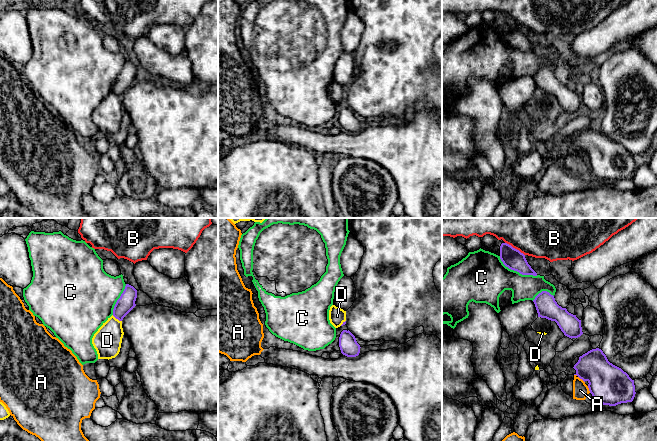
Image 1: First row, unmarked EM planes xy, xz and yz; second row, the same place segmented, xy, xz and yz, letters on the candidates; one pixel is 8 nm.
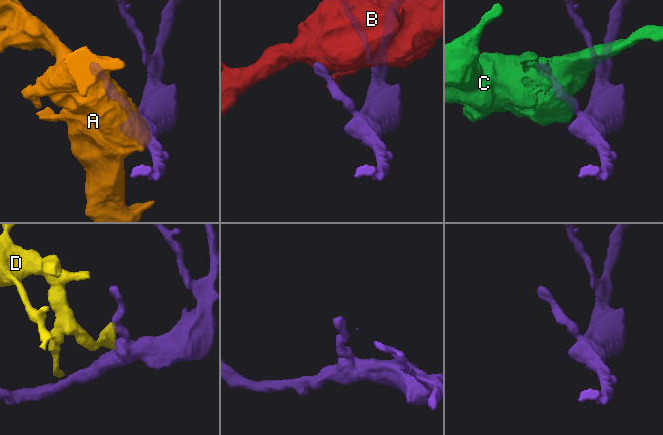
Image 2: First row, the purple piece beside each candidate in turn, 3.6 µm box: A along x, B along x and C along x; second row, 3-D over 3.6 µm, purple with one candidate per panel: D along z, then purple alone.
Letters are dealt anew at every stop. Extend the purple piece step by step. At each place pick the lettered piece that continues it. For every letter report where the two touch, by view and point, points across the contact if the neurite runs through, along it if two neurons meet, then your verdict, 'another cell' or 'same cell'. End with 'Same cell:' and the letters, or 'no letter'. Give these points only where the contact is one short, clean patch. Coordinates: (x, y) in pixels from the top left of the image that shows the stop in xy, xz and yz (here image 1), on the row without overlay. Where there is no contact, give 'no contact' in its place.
A: meets purple in yz at (579, 153); border along yz (574, 150), (584, 158); another cell
B: meets purple in yz at (514, 24); another cell
C: meets purple in yz at (517, 47); another cell
D: meets purple in xy at (117, 94); border along xy (112, 91), (121, 97); another cell
Same cell: no letter

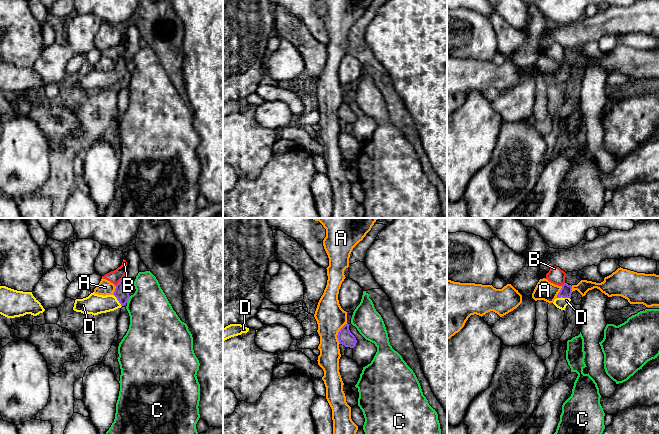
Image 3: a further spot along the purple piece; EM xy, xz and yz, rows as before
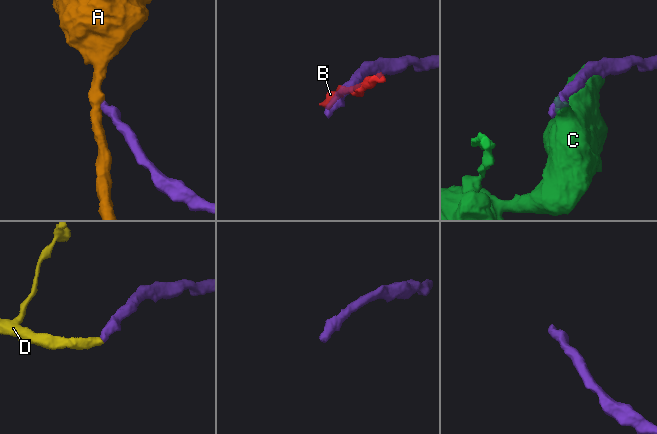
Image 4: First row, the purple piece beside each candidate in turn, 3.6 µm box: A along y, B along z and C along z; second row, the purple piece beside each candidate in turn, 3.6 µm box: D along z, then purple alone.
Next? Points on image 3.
A: meets purple in xz at (338, 109); border along xz (347, 99), (338, 108), (337, 116), (339, 119); another cell
B: meets purple in xy at (119, 57); border along xy (123, 52), (115, 61); another cell
C: meets purple in xy at (128, 75); another cell
D: meets purple in yz at (562, 73); runs through yz (566, 66), (562, 73), (561, 79); same cell
Same cell: D

